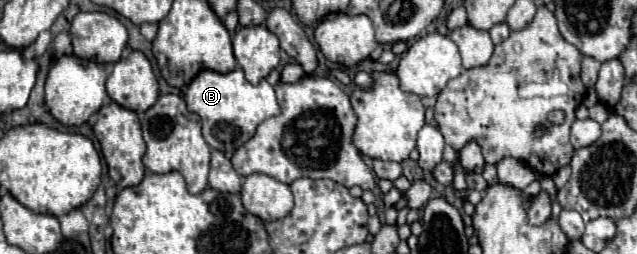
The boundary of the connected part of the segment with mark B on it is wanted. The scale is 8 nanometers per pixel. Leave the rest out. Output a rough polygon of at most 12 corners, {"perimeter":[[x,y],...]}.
{"perimeter":[[202,70],[186,88],[208,146],[232,156],[280,112],[266,80]]}

